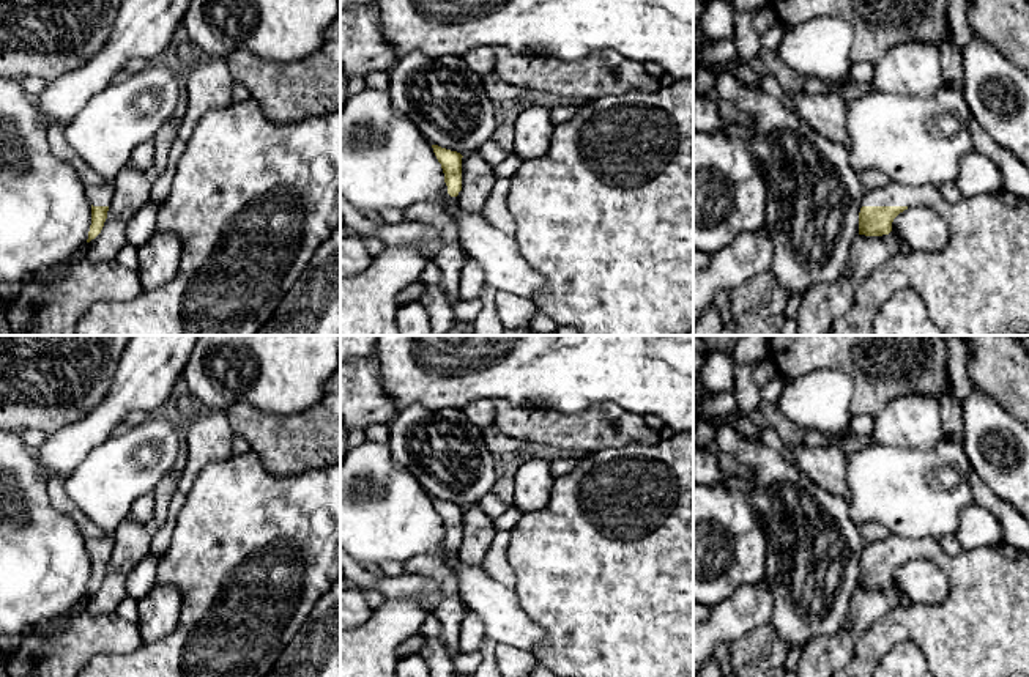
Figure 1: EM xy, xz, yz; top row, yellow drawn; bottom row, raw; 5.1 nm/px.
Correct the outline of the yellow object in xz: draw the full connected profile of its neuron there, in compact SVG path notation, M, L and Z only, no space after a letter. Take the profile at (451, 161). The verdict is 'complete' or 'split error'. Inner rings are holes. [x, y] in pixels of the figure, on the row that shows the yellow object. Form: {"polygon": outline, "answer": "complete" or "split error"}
{"polygon": "M438 145L432 148L444 173L444 205L411 206L405 209L405 216L408 222L430 227L443 241L441 249L430 257L440 269L440 282L425 285L419 302L430 318L433 335L446 335L459 323L454 304L460 302L460 274L466 258L459 242L457 225L448 209L449 205L459 202L463 156Z", "answer": "split error"}

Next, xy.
{"polygon": "M106 183L99 186L87 186L85 195L91 205L91 225L90 225L88 239L87 239L87 242L90 242L101 233L104 227L109 206L113 200L113 186L112 183Z", "answer": "split error"}

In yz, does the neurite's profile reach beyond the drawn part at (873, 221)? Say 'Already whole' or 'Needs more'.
Needs more

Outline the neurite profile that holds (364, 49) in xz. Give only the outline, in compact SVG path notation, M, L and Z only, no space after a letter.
M375 2L340 13L340 68L348 79L391 71L397 60L384 38Z

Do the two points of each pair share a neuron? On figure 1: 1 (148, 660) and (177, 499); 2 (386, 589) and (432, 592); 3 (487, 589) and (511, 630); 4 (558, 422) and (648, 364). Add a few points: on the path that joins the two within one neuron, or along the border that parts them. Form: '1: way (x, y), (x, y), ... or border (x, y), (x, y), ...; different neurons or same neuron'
1: border (183, 507), (177, 517), (170, 542), (161, 556); different neurons
2: way (397, 589), (421, 589); same neuron
3: way (489, 599), (500, 610), (505, 621); same neuron
4: border (605, 400), (574, 413), (560, 413), (534, 405); different neurons

